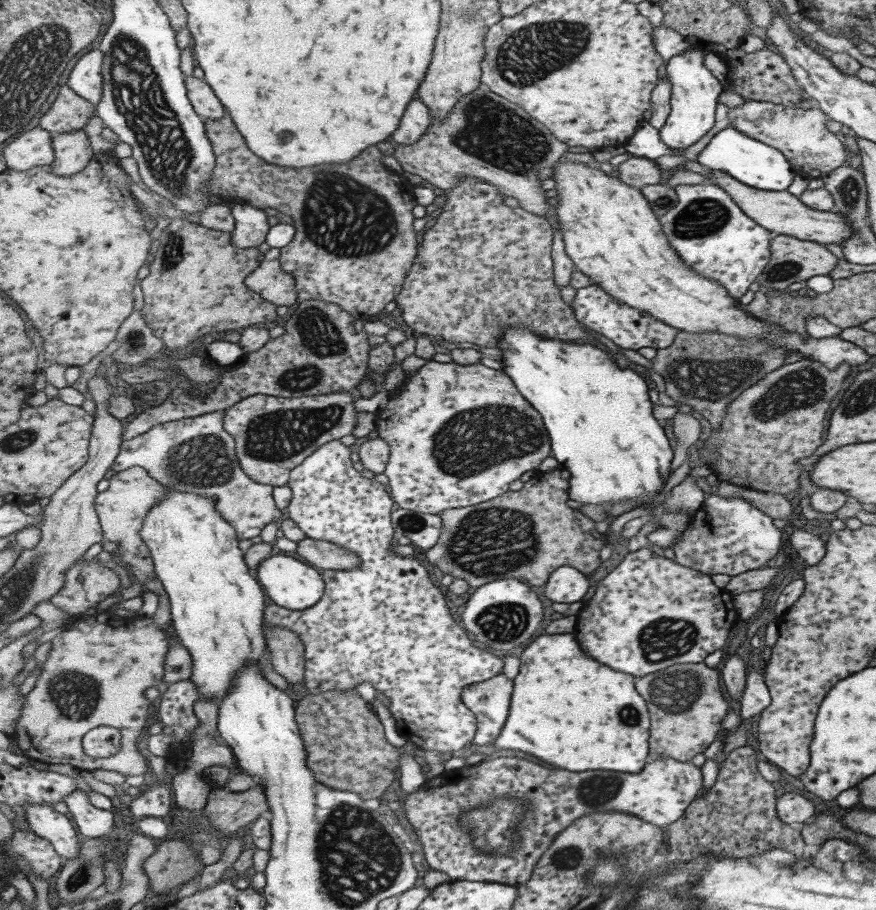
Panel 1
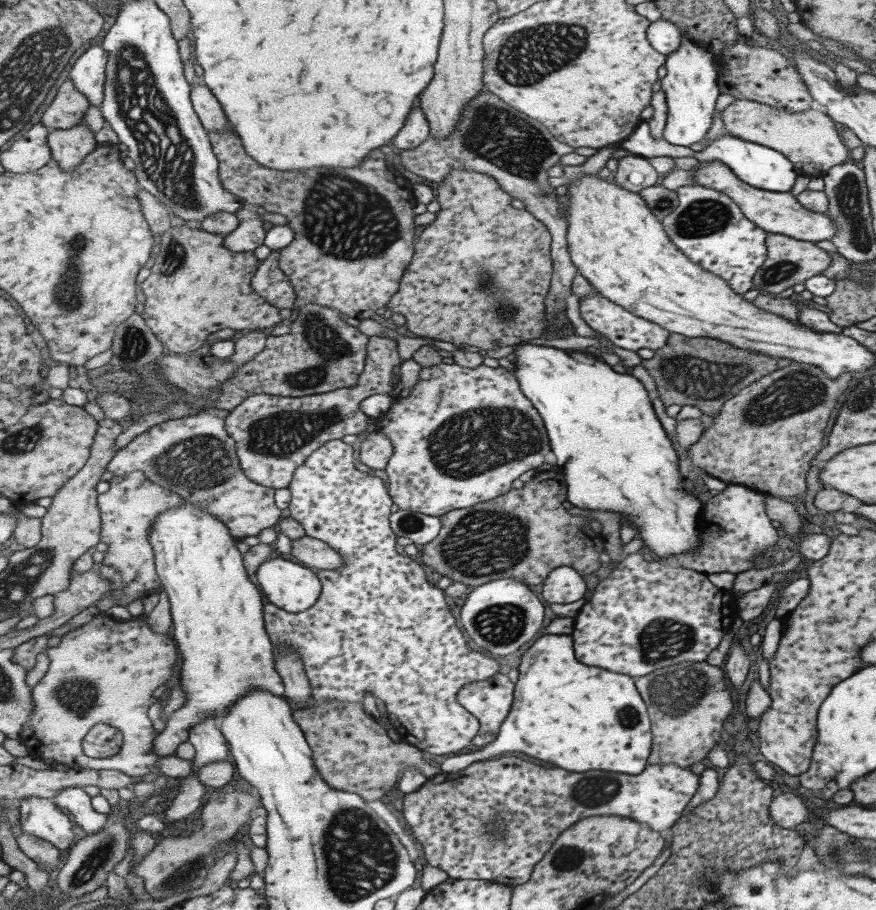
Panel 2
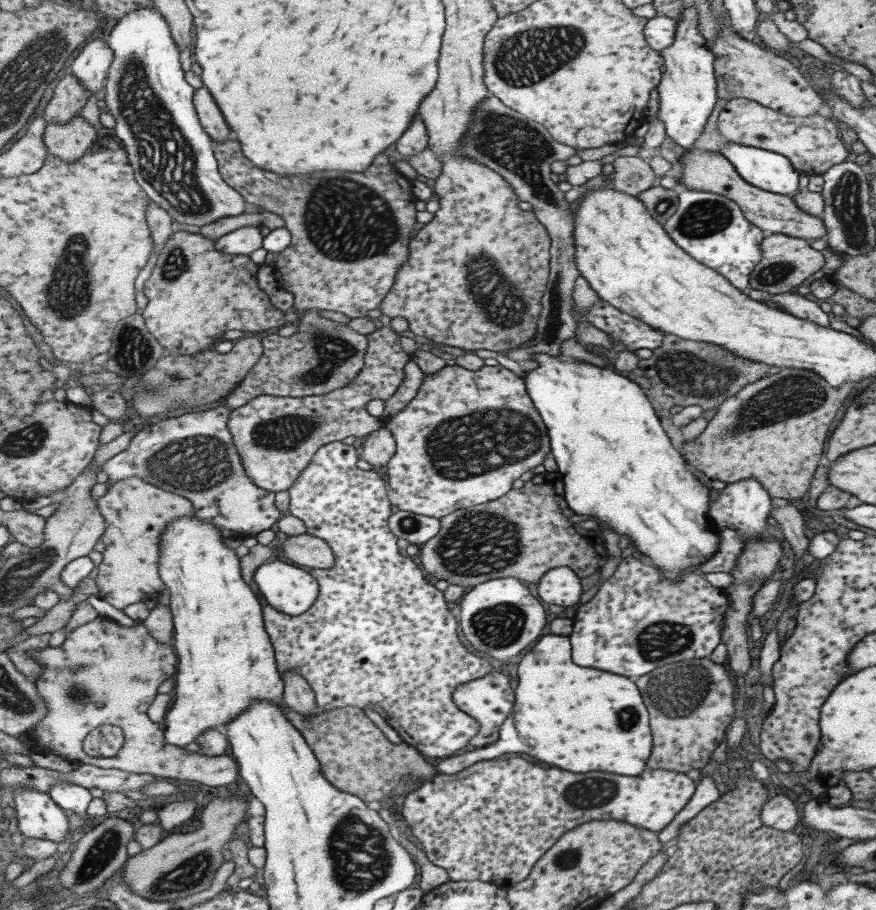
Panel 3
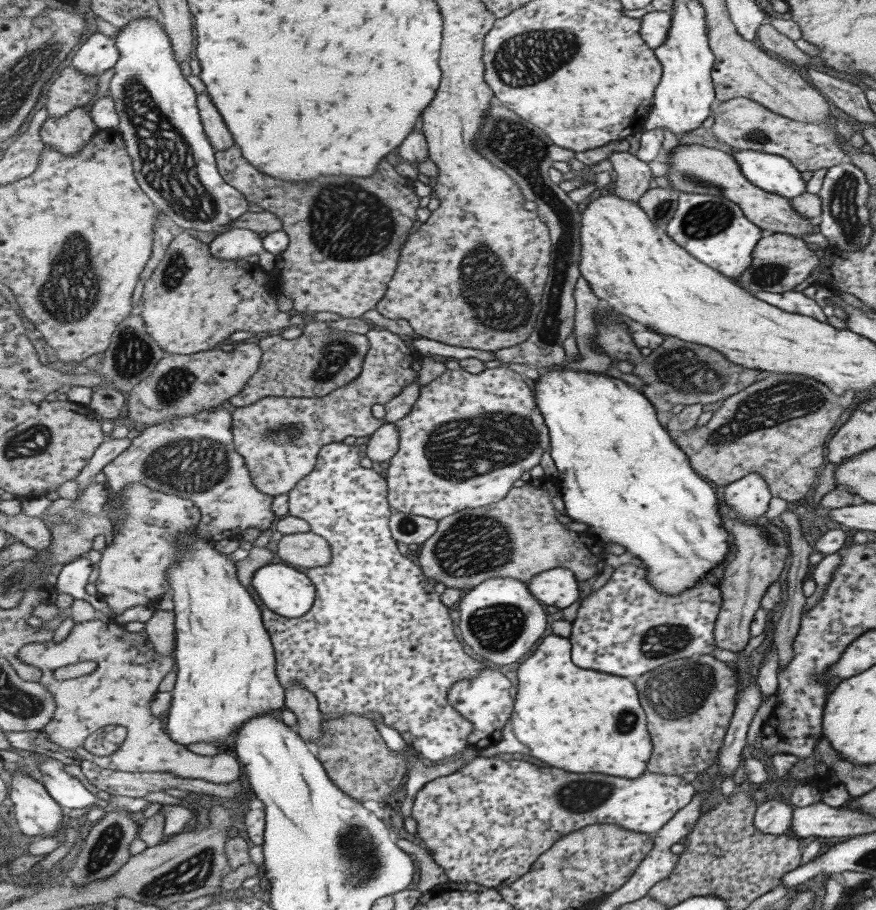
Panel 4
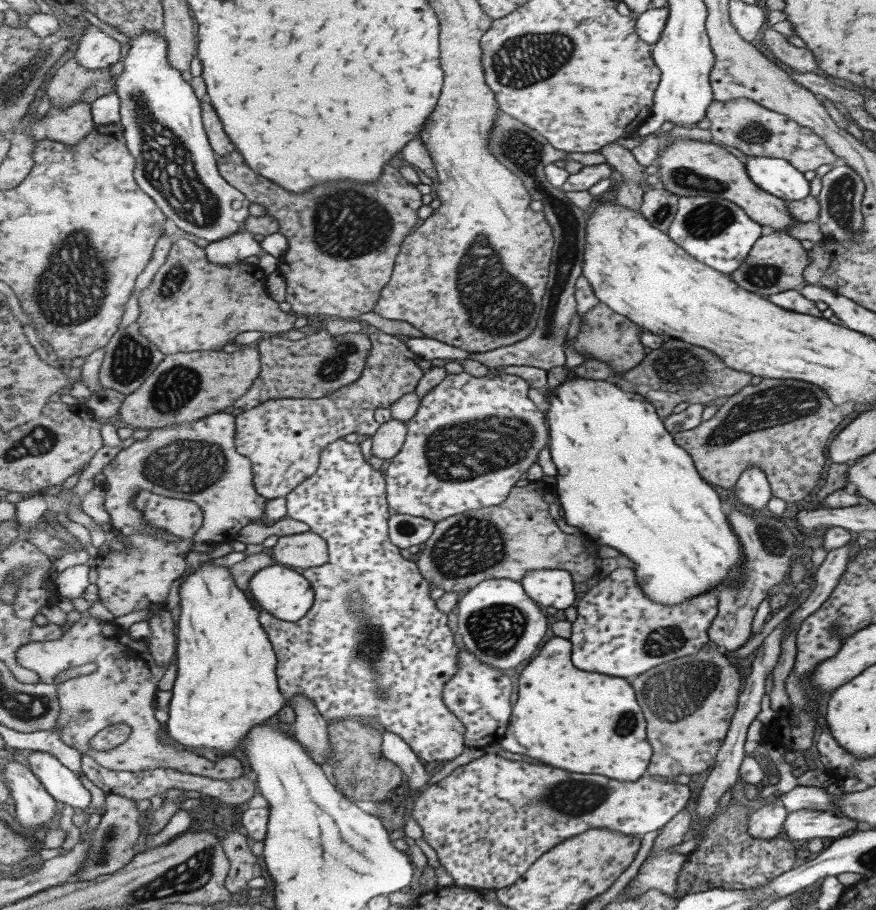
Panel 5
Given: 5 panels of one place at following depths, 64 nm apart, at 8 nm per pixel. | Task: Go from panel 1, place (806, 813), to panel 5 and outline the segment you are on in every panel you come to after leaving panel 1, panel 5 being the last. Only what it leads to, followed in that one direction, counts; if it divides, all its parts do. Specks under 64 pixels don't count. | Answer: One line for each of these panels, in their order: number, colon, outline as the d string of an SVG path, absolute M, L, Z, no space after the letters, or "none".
2: M785 792L771 800L769 814L775 824L783 826L785 830L791 830L795 826L805 824L805 820L809 818L809 808L803 804L803 800L799 796Z
3: M777 796L767 800L767 804L761 810L763 826L775 828L779 832L791 832L801 822L801 814L797 806L799 804L787 796Z
4: M769 800L761 804L755 812L753 826L763 834L783 834L791 828L793 808L781 800Z
5: M767 804L755 810L747 820L747 832L751 838L769 840L777 838L783 832L783 822L787 818L787 810L781 804Z

